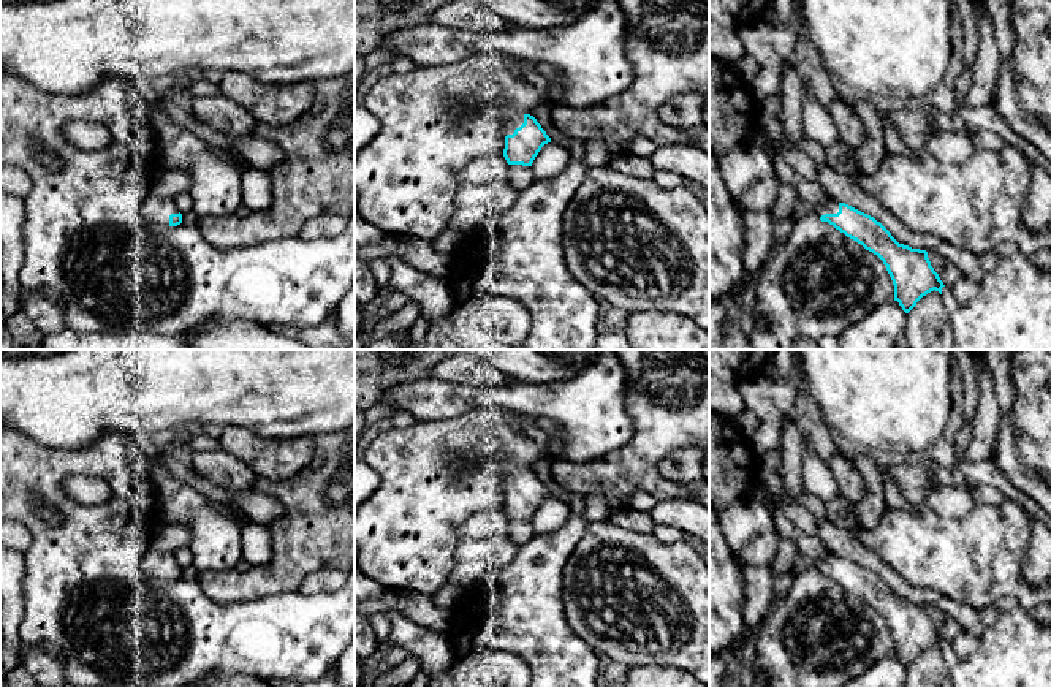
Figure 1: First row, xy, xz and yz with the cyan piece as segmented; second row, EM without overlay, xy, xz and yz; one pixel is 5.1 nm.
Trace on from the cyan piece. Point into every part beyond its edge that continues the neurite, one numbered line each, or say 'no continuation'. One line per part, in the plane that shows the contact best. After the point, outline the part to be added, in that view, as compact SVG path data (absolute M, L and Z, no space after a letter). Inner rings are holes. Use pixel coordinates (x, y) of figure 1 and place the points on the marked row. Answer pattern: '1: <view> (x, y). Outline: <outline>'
1: xz (513, 119). Outline: M503 104L503 135L513 135L524 123L524 114L516 112L513 104Z

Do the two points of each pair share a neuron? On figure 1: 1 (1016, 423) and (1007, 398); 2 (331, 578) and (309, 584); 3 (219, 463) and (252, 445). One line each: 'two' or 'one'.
1: two
2: one
3: two

